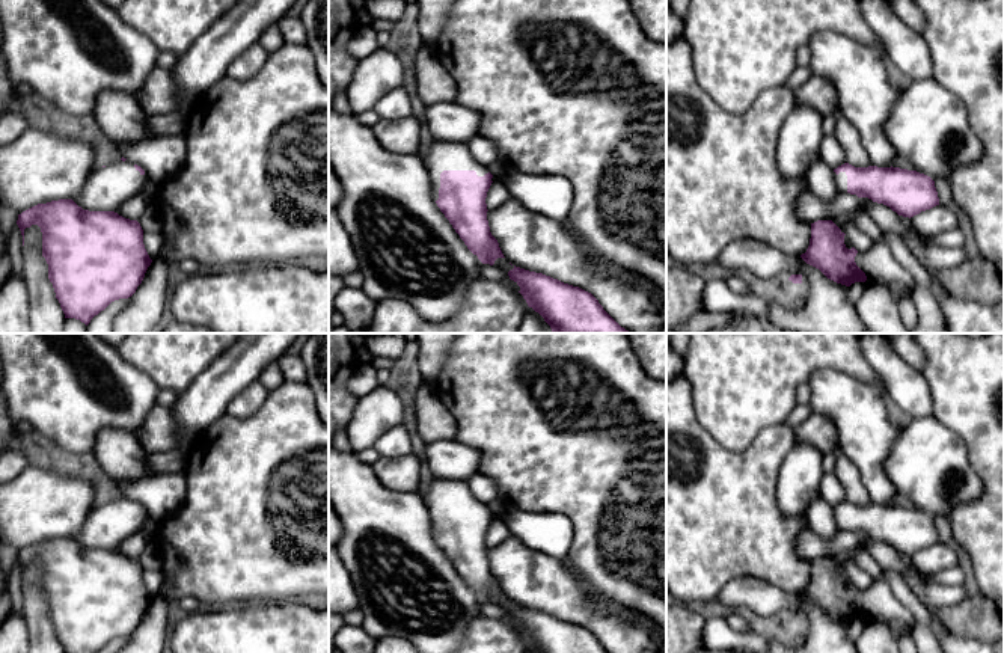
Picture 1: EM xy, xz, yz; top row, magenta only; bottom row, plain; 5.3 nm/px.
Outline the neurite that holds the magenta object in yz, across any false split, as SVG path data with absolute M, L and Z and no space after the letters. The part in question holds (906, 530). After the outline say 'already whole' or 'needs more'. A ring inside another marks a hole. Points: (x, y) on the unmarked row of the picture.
M844 501L834 507L834 519L838 531L868 535L909 556L939 543L935 519L917 508Z; needs more

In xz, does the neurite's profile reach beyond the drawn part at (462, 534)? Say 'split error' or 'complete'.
split error

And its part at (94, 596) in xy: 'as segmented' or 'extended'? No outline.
extended

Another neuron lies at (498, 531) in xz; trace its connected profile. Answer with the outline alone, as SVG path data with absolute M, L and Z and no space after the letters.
M502 519L491 520L485 535L487 547L491 549L497 546L500 541L508 538L510 535L511 535L510 529L507 528Z

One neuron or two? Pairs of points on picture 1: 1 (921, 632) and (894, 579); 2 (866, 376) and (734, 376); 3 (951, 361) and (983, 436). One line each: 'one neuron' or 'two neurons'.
1: one neuron
2: one neuron
3: one neuron

